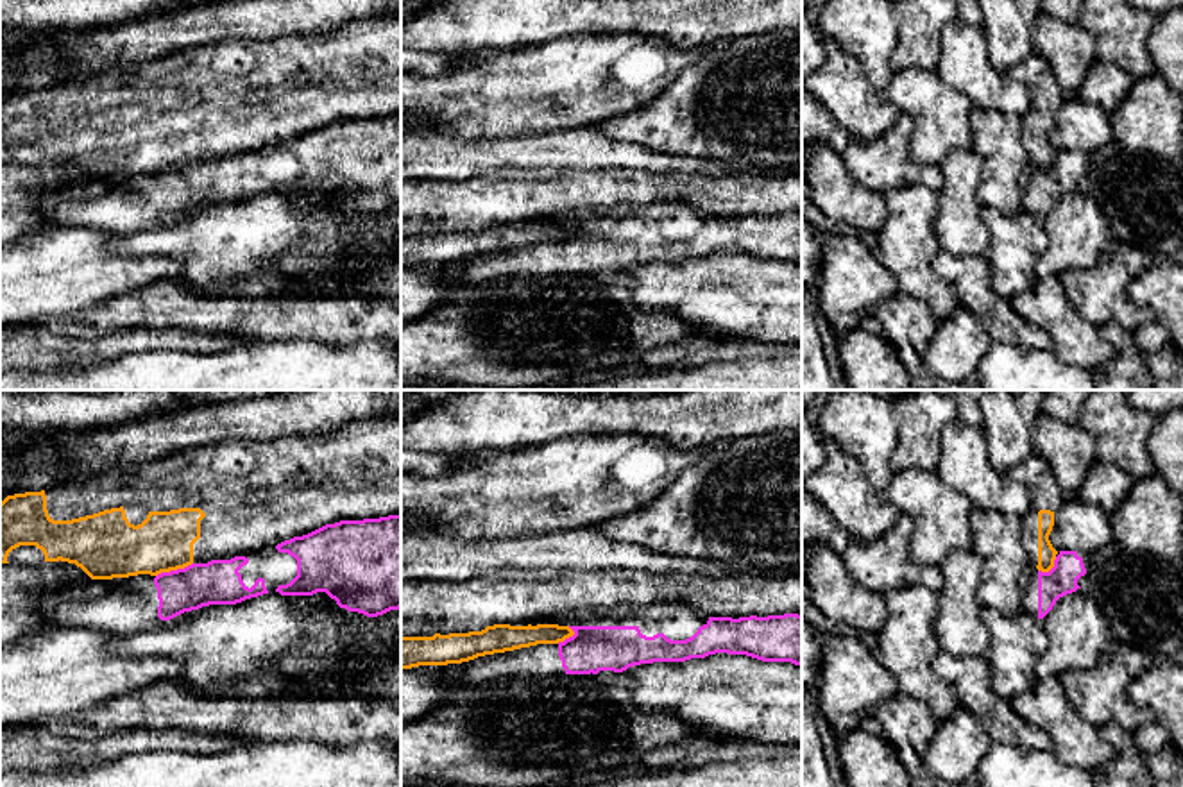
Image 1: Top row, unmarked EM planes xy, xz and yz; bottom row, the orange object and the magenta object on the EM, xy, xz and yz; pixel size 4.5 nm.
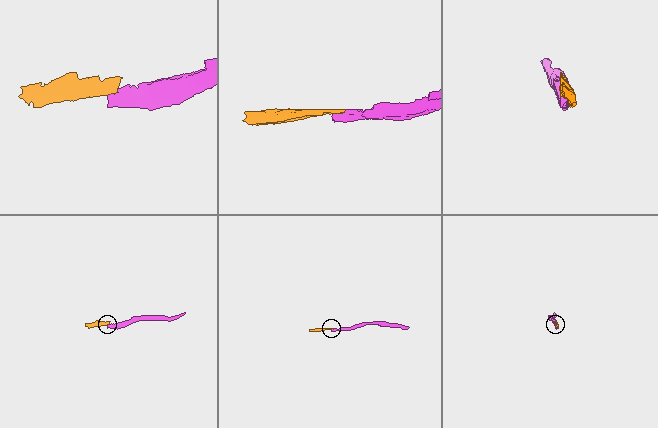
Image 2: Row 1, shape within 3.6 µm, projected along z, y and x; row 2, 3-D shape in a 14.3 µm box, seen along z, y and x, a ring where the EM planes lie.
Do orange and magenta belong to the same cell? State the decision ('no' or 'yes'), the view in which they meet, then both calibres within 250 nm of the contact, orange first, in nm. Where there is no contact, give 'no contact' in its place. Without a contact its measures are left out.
no | xy | 260/200 nm

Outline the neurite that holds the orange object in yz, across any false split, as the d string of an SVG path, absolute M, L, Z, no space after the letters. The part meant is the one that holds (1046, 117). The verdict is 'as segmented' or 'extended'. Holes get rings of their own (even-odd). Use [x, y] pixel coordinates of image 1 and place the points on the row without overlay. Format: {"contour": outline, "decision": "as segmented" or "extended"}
{"contour": "M1036 52L1015 64L1008 75L1022 82L1031 93L1031 109L1022 118L1022 141L1033 168L1049 172L1058 154L1049 134L1054 125L1054 113L1065 102L1065 93L1045 59Z", "decision": "extended"}

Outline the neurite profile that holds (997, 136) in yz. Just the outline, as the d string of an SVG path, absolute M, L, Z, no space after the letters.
M972 106L970 127L972 147L983 159L979 204L1017 213L1022 209L1024 179L1031 170L1022 141L1022 118Z

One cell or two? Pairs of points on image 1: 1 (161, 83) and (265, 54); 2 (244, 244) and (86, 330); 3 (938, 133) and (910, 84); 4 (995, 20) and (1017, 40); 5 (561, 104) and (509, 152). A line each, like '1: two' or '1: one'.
1: one
2: two
3: one
4: one
5: two

